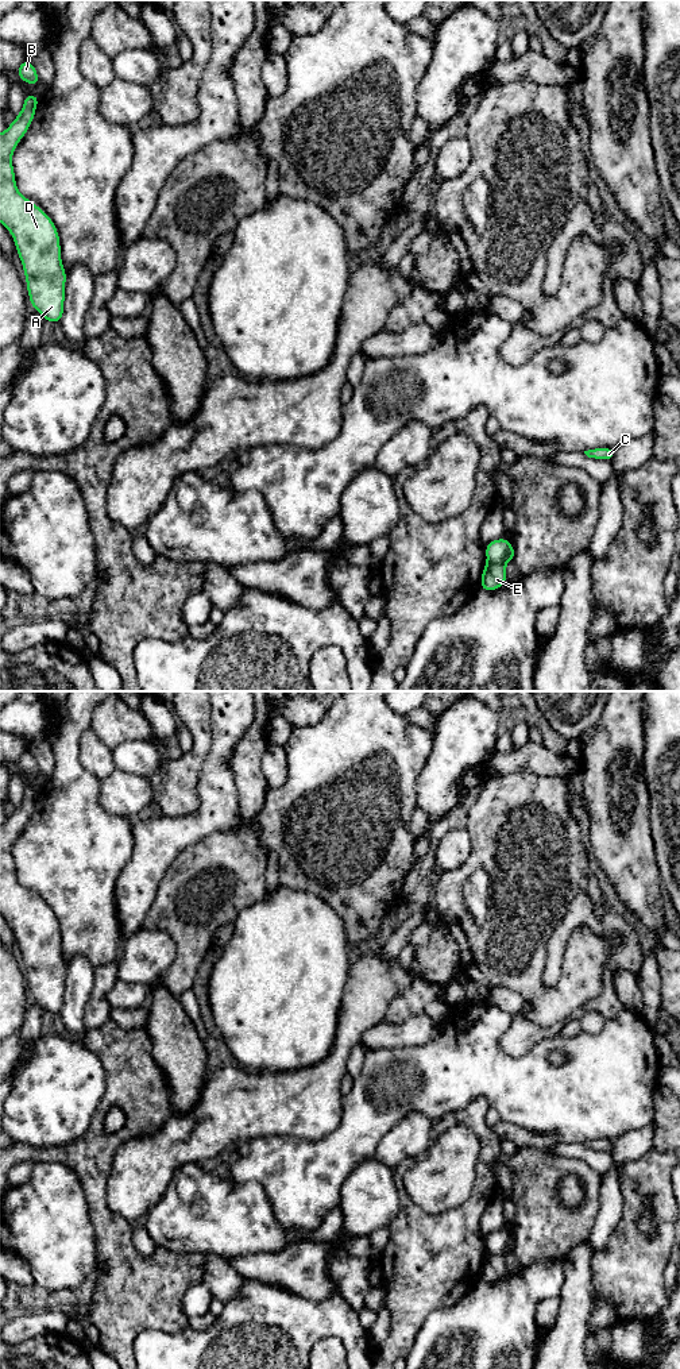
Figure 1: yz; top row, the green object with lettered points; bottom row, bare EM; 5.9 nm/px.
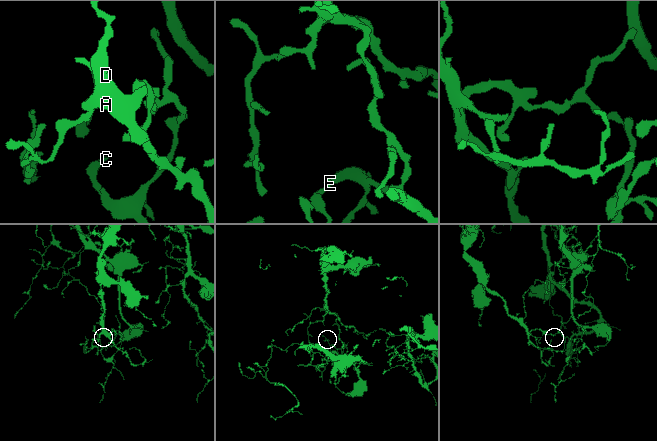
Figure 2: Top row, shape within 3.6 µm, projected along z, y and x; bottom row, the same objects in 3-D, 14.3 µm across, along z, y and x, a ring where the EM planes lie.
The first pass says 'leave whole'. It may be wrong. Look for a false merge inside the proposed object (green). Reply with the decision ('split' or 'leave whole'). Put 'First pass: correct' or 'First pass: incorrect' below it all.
split
First pass: incorrect

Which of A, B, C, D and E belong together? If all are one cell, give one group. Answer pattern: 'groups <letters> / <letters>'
groups A B D / C E

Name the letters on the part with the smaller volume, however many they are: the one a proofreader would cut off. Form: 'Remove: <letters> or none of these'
Remove: C, E

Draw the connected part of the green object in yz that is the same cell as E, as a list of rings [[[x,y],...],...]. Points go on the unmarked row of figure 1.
[[[511,1238],[499,1254],[486,1254],[482,1264],[480,1280],[491,1283],[502,1279],[507,1273],[506,1254],[514,1252],[514,1247],[515,1238]]]

